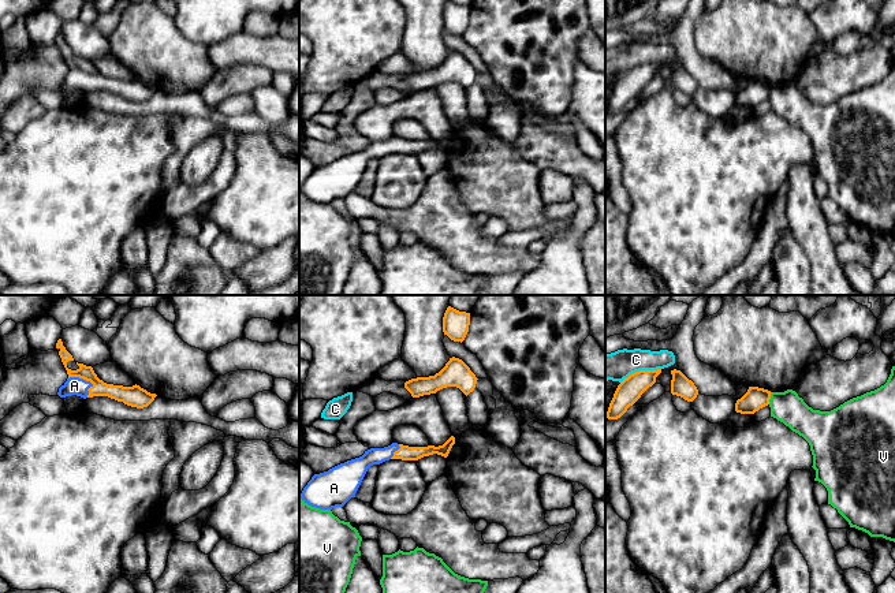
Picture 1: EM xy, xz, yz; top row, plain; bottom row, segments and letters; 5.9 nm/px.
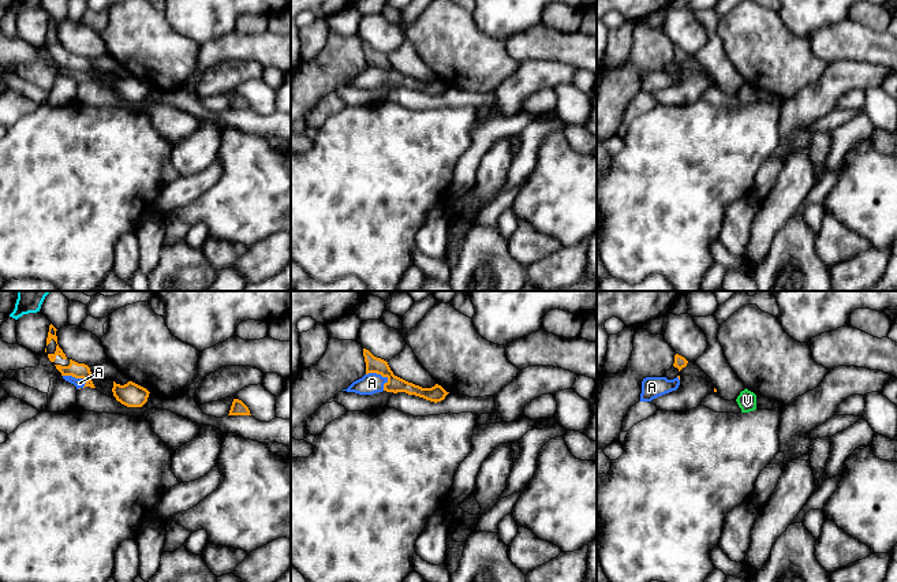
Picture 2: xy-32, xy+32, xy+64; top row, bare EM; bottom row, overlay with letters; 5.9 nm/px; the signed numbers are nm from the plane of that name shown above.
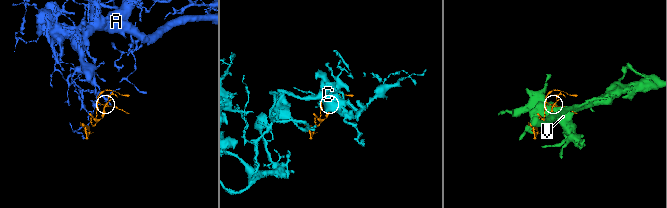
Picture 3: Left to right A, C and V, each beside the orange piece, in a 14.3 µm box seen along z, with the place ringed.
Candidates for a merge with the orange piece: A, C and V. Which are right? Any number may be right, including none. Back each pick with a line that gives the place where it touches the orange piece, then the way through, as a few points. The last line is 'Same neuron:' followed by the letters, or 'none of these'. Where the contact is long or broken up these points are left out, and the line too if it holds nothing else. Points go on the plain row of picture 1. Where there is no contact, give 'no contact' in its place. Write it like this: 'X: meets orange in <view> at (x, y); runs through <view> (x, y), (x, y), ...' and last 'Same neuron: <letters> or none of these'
A: meets orange in xy at (86, 74); runs through xy (122, 88), (94, 81), (86, 74), (74, 79)
Same neuron: A

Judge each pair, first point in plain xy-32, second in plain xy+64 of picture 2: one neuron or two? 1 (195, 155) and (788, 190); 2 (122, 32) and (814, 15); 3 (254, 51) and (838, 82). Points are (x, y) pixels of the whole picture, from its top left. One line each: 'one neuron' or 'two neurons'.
1: one neuron
2: two neurons
3: two neurons

